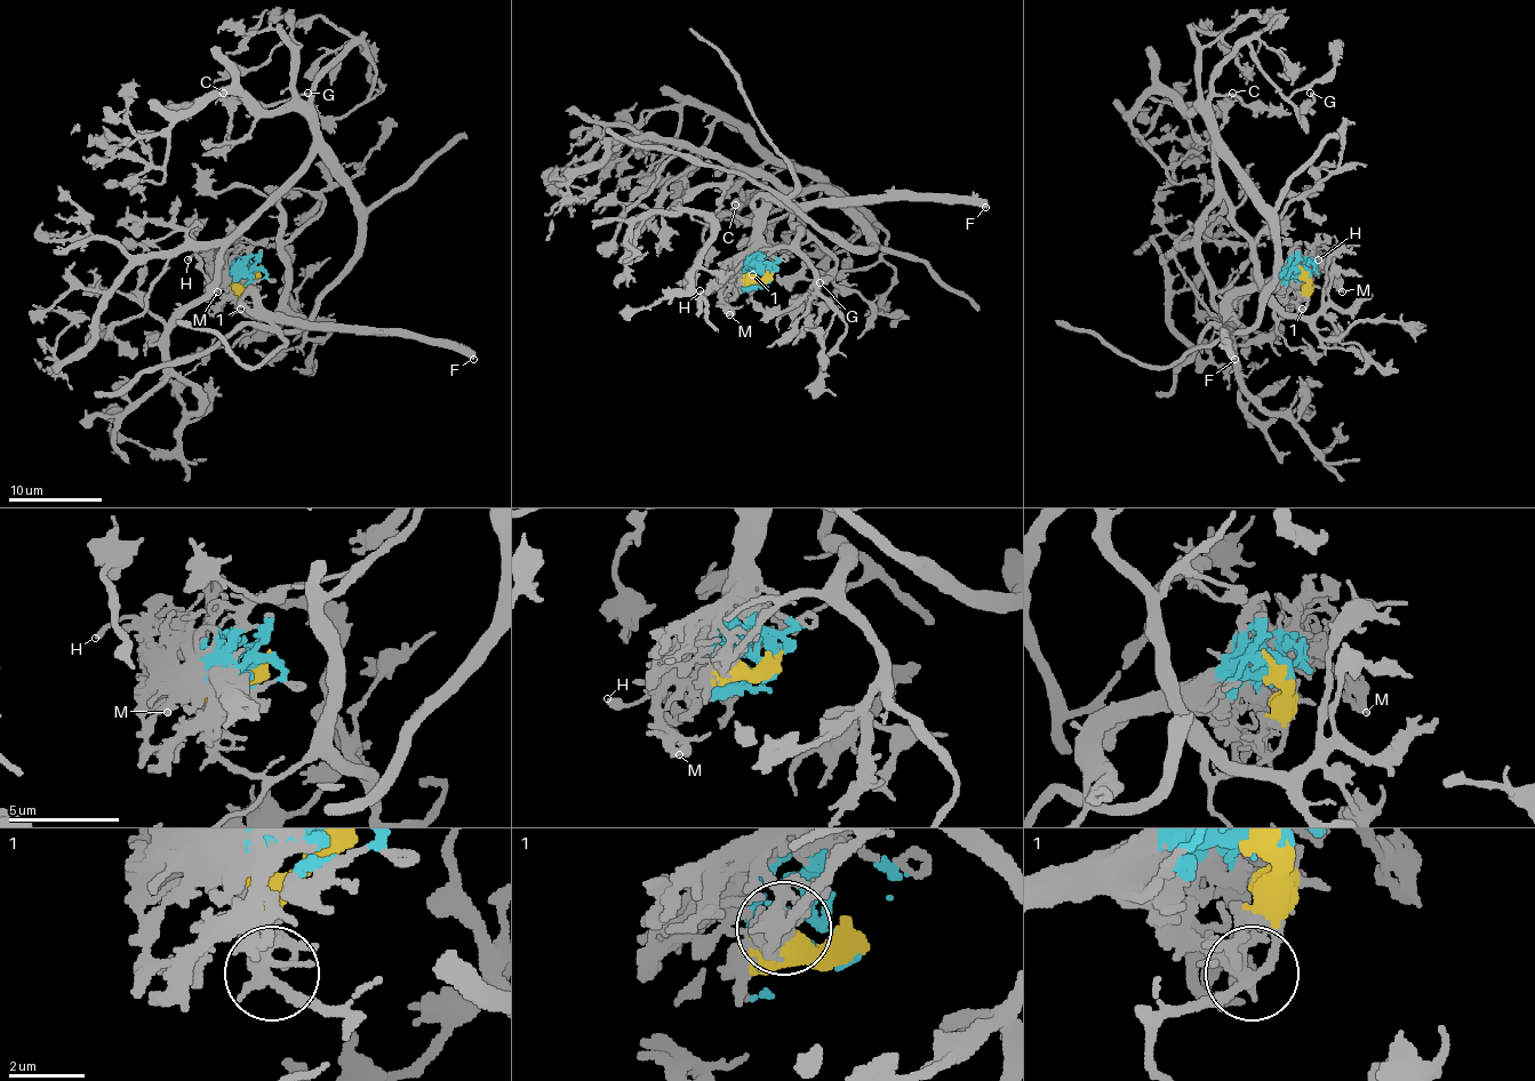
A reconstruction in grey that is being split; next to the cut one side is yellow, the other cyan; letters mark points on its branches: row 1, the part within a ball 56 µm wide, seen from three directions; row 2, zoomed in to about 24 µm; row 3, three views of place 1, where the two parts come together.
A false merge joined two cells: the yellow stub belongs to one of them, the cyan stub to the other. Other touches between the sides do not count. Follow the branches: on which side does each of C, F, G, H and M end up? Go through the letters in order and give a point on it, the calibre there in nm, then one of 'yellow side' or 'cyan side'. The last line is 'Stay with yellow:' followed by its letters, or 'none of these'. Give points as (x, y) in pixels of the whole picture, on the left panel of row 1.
C: (223, 93) | 260 nm | yellow side
F: (473, 359) | 480 nm | cyan side
G: (308, 93) | 240 nm | yellow side
H: (188, 259) | 280 nm | cyan side
M: (217, 291) | 440 nm | cyan side
Stay with yellow: C, G

